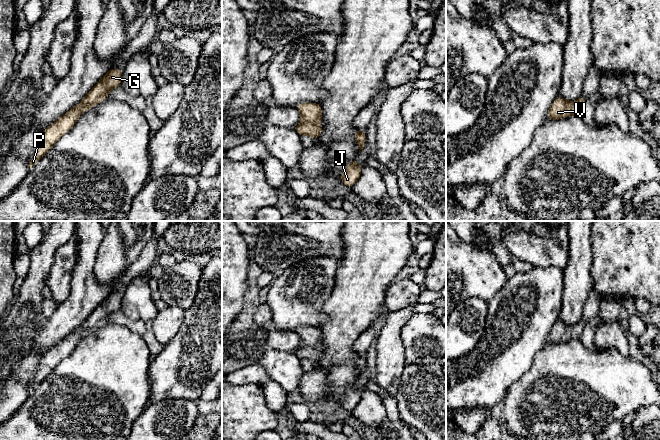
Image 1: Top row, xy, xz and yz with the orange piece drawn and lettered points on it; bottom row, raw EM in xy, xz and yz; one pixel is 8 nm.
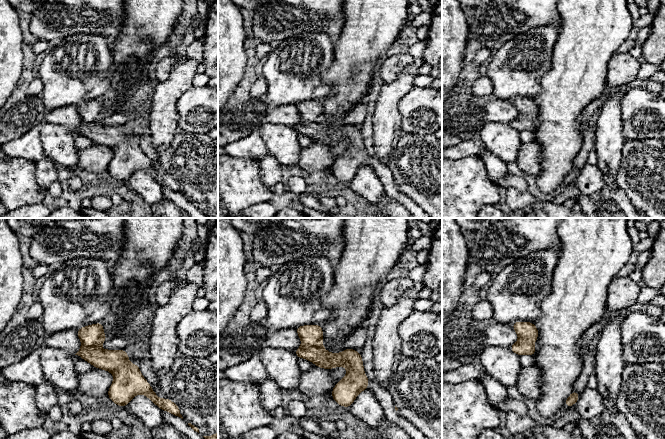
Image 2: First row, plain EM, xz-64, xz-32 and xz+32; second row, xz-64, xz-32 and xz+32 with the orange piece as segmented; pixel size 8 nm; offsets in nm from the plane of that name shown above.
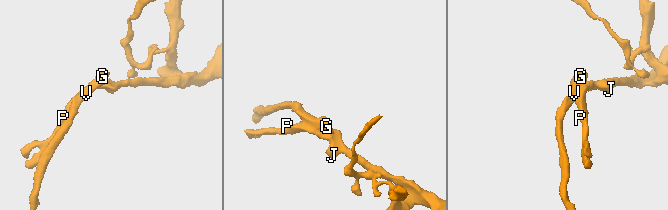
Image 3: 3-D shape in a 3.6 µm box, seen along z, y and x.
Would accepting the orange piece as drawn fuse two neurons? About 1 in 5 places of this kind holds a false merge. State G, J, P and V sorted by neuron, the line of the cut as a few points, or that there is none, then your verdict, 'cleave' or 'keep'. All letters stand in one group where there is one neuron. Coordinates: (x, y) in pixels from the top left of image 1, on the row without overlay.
groups G J P V; cut none; keep

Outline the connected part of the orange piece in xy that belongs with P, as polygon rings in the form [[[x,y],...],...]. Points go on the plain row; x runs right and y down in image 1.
[[[110,293],[102,303],[88,316],[81,327],[70,333],[66,338],[60,340],[56,346],[44,354],[40,360],[37,374],[29,386],[29,393],[34,390],[56,367],[56,365],[67,357],[76,347],[80,339],[99,328],[107,322],[110,314],[121,309],[122,294]]]

